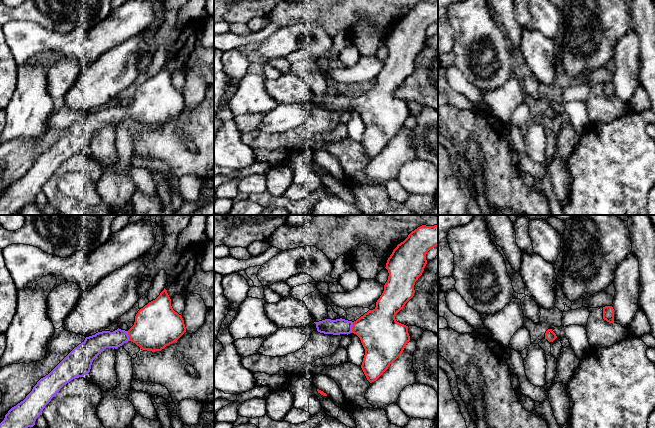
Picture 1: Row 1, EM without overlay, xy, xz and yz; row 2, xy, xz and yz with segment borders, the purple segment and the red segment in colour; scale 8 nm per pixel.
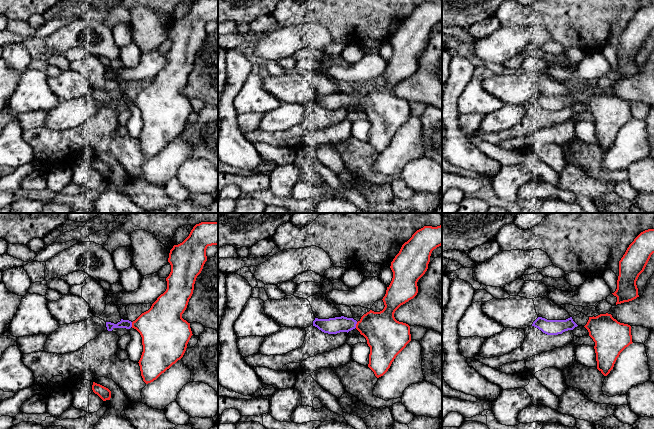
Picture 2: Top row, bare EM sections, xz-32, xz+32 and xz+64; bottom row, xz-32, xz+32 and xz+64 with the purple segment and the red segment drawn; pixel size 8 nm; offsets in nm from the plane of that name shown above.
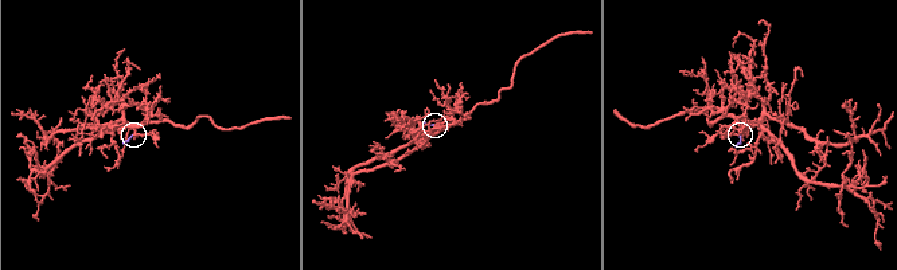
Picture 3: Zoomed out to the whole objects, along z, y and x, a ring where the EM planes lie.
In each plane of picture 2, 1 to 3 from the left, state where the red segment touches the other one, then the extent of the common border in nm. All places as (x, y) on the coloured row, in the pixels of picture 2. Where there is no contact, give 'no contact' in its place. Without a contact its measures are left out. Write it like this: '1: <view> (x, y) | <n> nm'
1: xz-32 (131, 324) | 40 nm
2: xz+32 (355, 325) | 50 nm
3: no contact

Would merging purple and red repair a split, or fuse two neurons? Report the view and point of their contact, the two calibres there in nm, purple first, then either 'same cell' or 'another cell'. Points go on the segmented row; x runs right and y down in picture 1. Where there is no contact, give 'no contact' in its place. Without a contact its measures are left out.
contact xz (351, 327); calibres 130 and 340 nm; same cell

